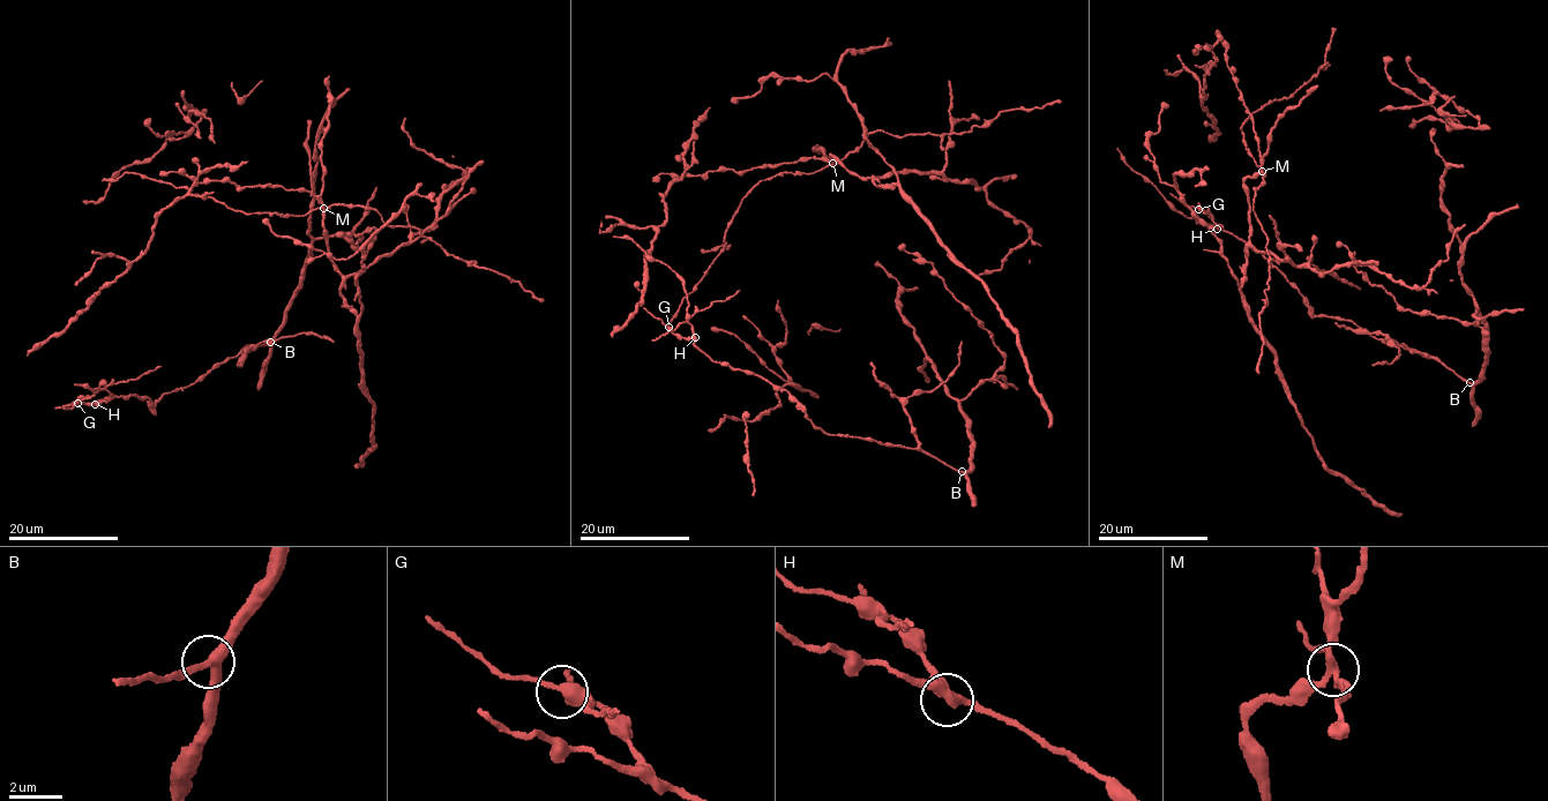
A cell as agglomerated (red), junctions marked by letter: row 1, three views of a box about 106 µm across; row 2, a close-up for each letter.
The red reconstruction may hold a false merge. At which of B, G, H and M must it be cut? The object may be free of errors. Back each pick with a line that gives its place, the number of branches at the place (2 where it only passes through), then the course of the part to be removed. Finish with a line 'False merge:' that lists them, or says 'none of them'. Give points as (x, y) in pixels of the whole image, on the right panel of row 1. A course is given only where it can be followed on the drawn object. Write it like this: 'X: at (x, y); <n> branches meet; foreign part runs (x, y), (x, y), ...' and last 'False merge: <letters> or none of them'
M: at (1262, 171); 4 branches meet; foreign part runs (1262, 170), (1264, 181), (1253, 208), (1268, 238), (1271, 259), (1268, 300), (1259, 313), (1263, 342), (1258, 374)
False merge: M

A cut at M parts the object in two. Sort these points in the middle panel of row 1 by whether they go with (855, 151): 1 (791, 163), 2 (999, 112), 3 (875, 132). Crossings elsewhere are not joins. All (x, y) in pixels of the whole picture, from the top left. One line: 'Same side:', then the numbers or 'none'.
Same side: 2, 3

